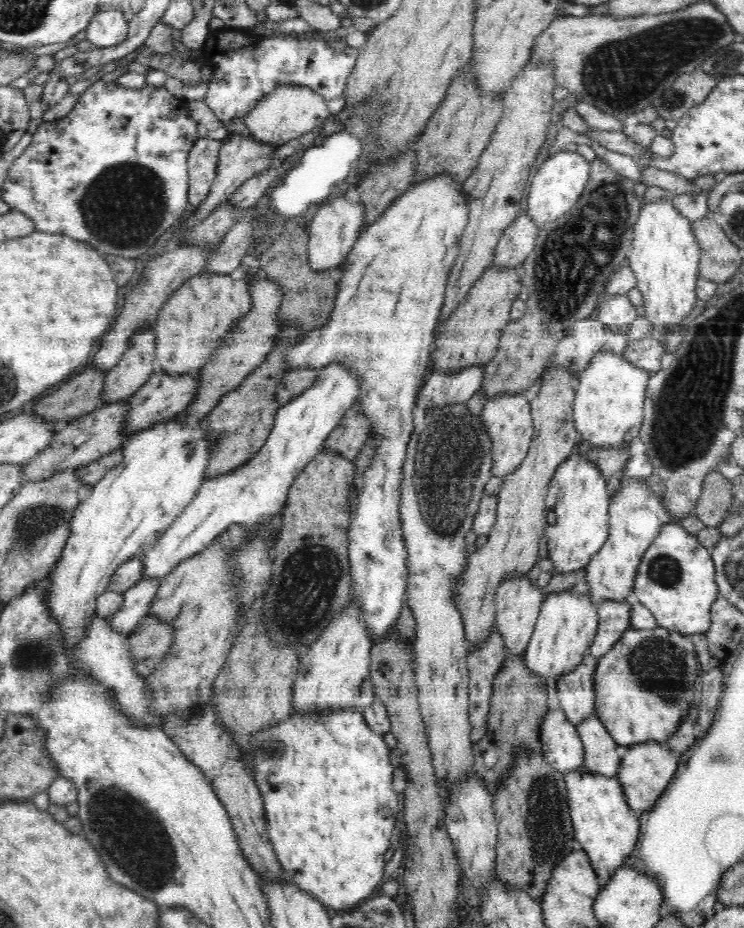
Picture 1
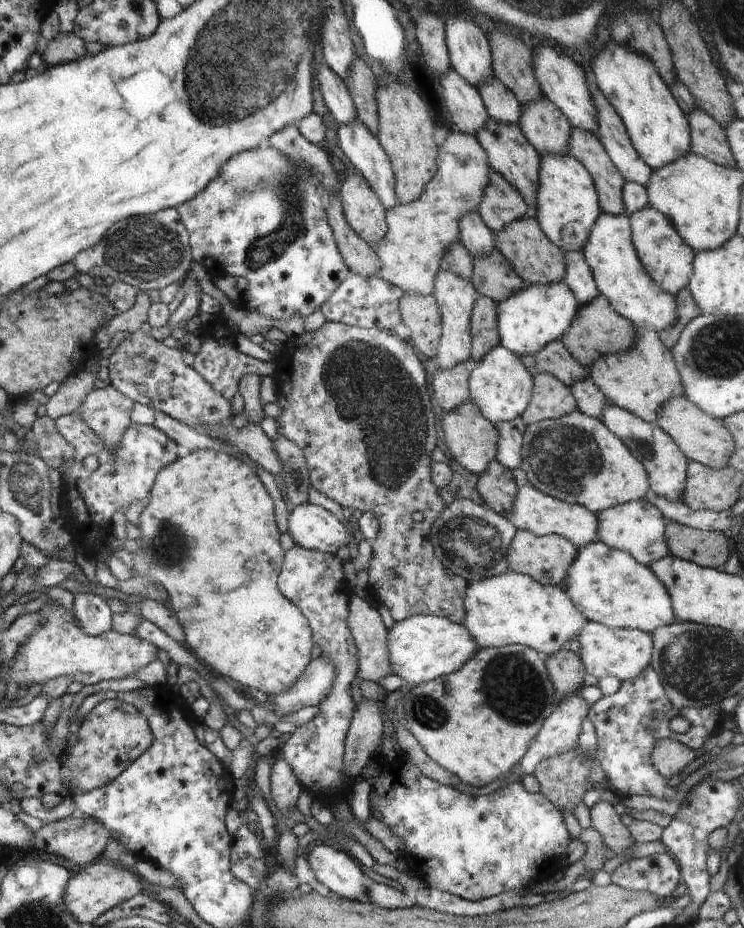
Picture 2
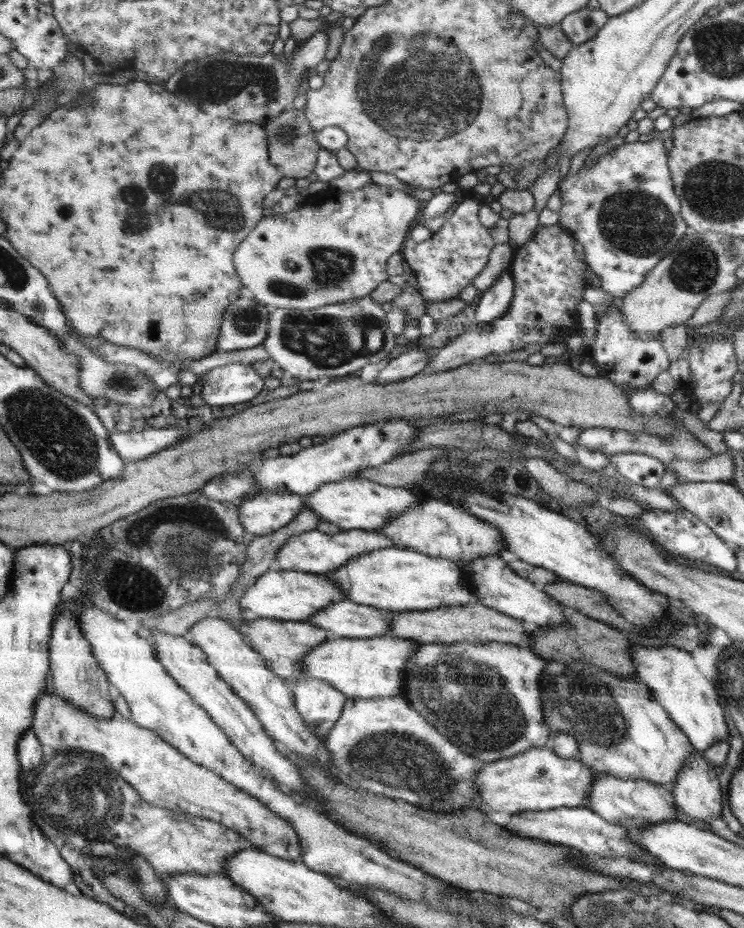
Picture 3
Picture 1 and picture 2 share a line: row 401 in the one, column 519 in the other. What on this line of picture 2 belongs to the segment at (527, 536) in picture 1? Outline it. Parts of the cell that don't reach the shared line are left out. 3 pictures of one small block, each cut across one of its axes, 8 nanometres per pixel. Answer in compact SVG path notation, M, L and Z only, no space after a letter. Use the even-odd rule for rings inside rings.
M518 531L516 536L510 542L510 548L506 554L508 559L508 569L518 574L530 576L543 585L556 585L563 583L566 578L566 572L570 564L574 562L574 556L578 554L579 548L576 548L570 540L566 540L560 535L534 536L530 532Z

